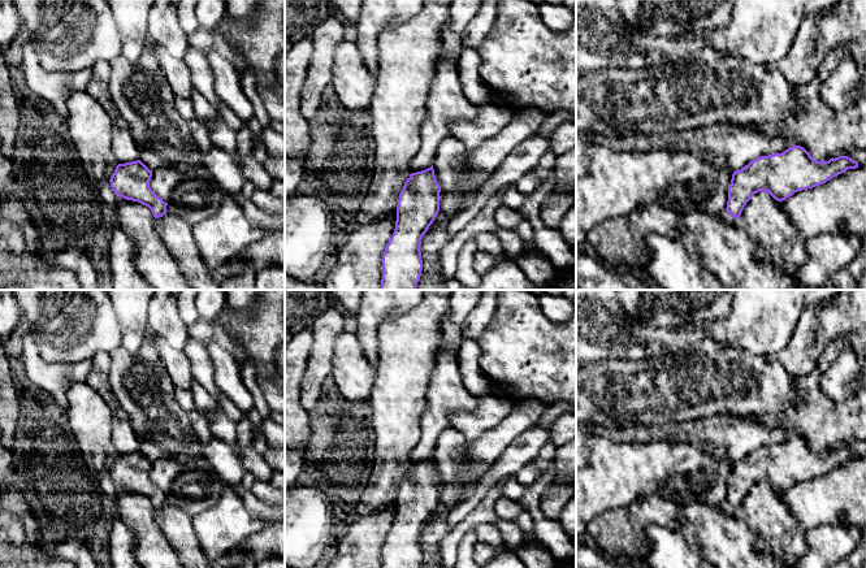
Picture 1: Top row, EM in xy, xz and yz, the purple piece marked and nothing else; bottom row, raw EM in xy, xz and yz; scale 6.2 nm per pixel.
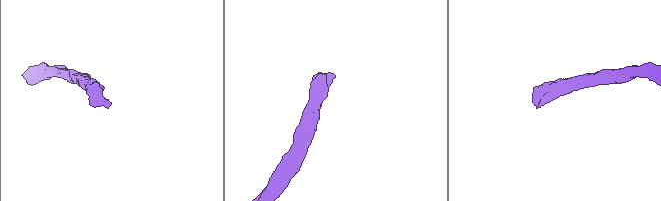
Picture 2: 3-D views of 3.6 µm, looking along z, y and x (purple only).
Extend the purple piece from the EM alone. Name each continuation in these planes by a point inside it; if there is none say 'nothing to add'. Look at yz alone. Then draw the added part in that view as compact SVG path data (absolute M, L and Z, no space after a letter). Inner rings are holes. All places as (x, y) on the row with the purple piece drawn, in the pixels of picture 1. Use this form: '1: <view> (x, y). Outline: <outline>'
1: yz (724, 216). Outline: M723 211L718 214L718 217L726 224L726 225L732 225L736 224L737 220L732 217L727 211Z

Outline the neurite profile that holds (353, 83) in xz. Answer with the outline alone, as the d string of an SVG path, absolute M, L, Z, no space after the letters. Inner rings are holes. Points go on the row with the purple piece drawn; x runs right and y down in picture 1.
M342 40L335 48L330 94L350 110L369 109L376 78L355 42Z

